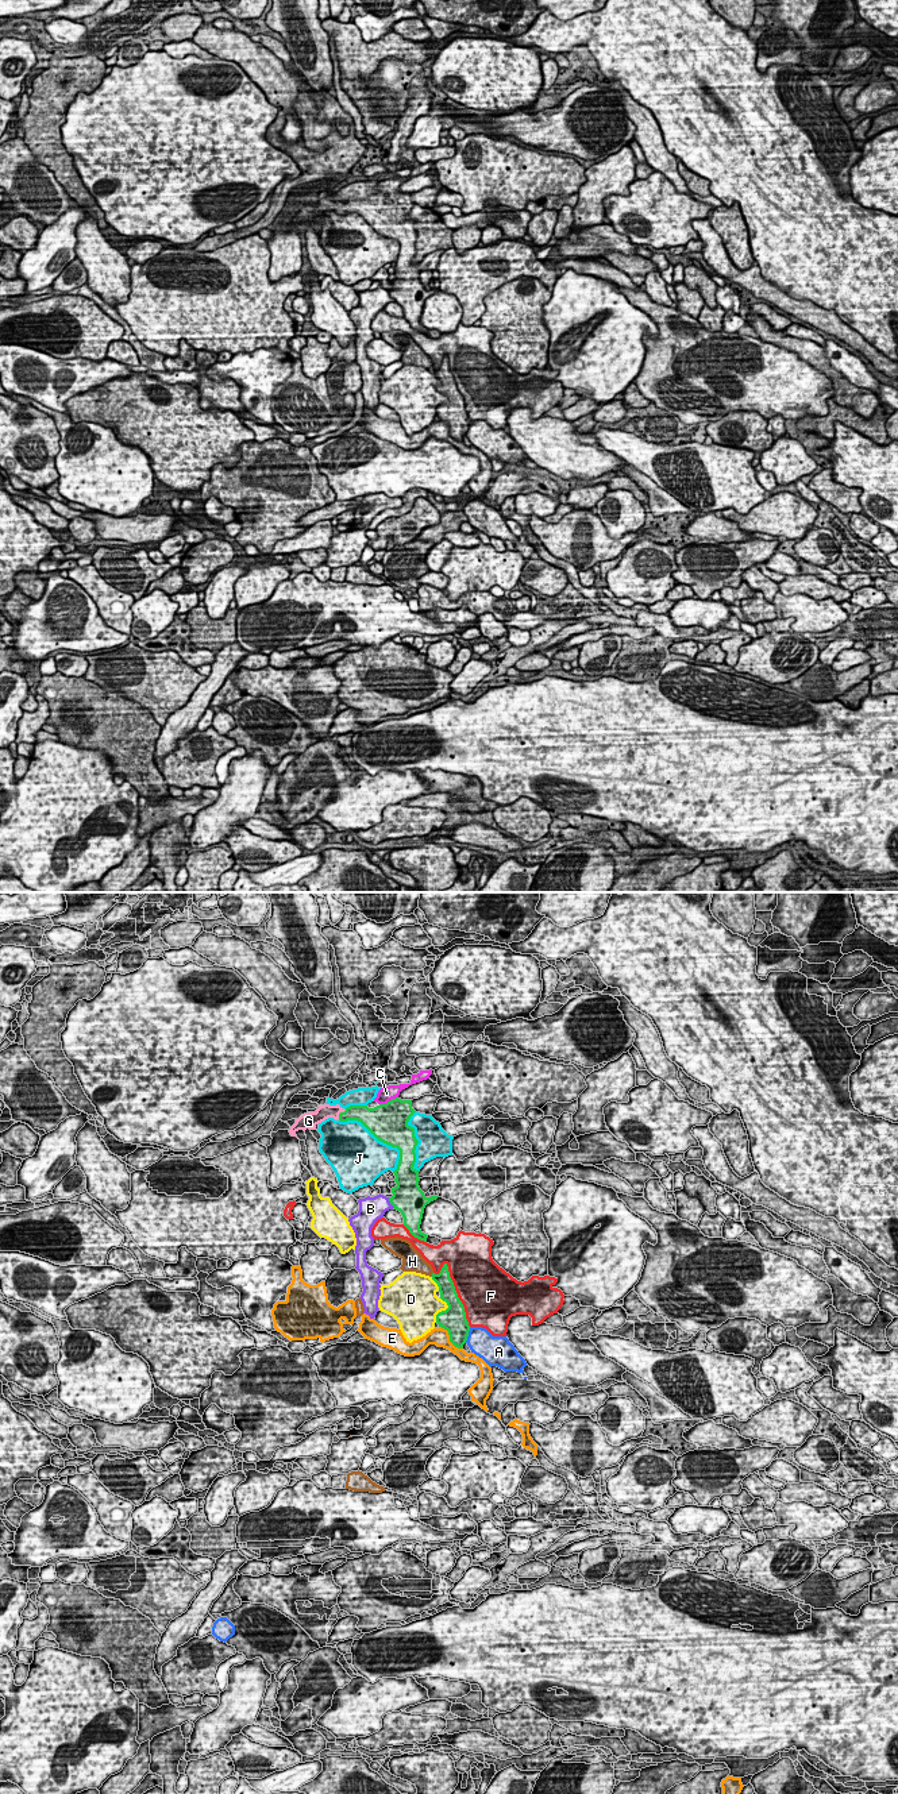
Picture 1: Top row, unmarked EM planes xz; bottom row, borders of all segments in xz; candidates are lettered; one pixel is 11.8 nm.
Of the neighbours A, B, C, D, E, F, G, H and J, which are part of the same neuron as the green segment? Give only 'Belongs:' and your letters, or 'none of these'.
Belongs: C, G

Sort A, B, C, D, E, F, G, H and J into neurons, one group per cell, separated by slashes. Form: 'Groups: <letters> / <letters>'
Groups: A / B / C G / D / E / F / H / J

